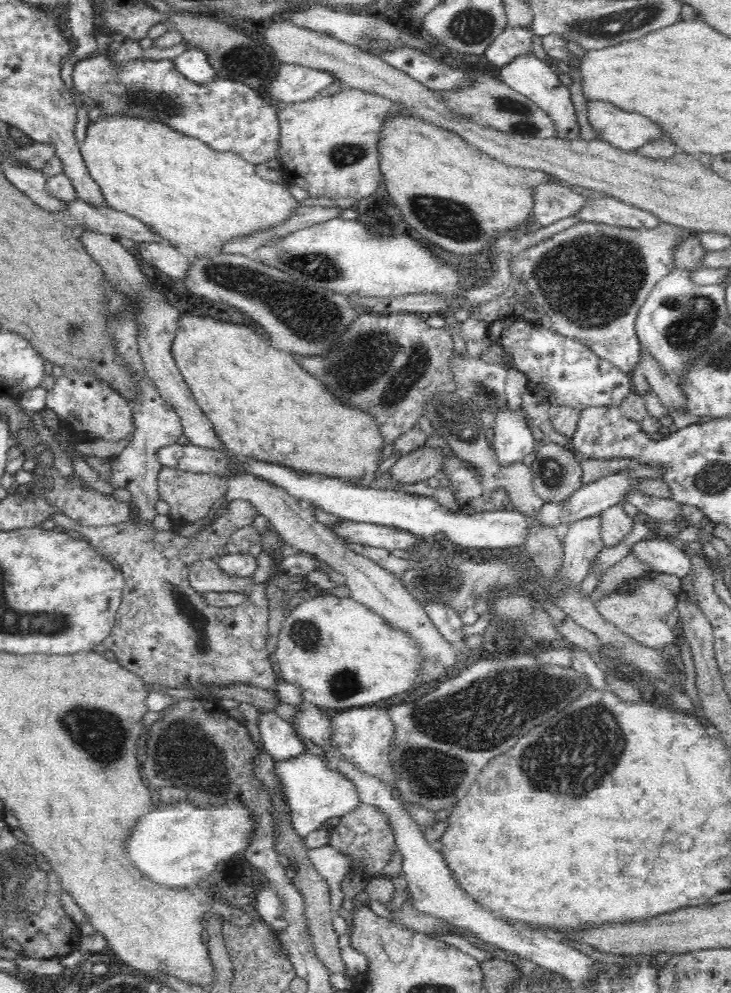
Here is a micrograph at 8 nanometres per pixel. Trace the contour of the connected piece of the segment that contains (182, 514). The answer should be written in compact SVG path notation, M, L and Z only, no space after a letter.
M166 467L160 470L158 482L159 499L169 504L168 516L180 518L180 520L186 520L189 523L206 518L210 514L210 510L214 508L214 504L227 494L228 488L227 476L197 474L179 469L166 469Z

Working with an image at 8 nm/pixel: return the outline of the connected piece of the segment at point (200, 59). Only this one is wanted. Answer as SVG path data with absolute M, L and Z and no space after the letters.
M189 48L174 59L176 69L192 82L205 83L217 72L208 60L206 51Z

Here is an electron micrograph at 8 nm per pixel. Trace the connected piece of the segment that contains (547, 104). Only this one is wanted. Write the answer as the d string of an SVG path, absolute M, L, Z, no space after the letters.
M535 55L520 56L514 63L501 69L501 79L512 89L527 96L535 102L545 113L552 125L554 125L553 137L558 140L576 140L580 138L580 124L576 116L576 108L570 97L570 90L559 79L558 75L551 71L550 64L546 60L538 59Z

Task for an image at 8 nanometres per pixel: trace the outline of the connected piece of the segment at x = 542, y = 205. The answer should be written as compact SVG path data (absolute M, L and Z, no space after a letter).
M551 181L536 188L533 220L541 228L548 228L558 220L578 215L580 210L588 206L590 206L589 198L574 192L567 184Z

